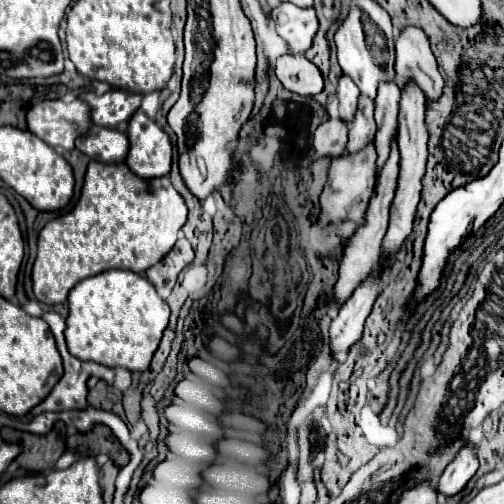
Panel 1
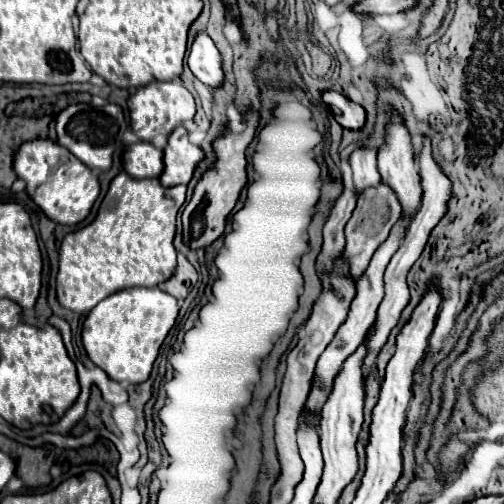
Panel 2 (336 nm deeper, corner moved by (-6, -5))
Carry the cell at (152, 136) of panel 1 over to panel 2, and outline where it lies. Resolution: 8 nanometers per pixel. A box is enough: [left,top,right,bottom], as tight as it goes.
[160,126,204,188]

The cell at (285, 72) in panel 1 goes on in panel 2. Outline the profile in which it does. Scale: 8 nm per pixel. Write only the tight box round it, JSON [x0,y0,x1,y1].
[322,90,364,128]

